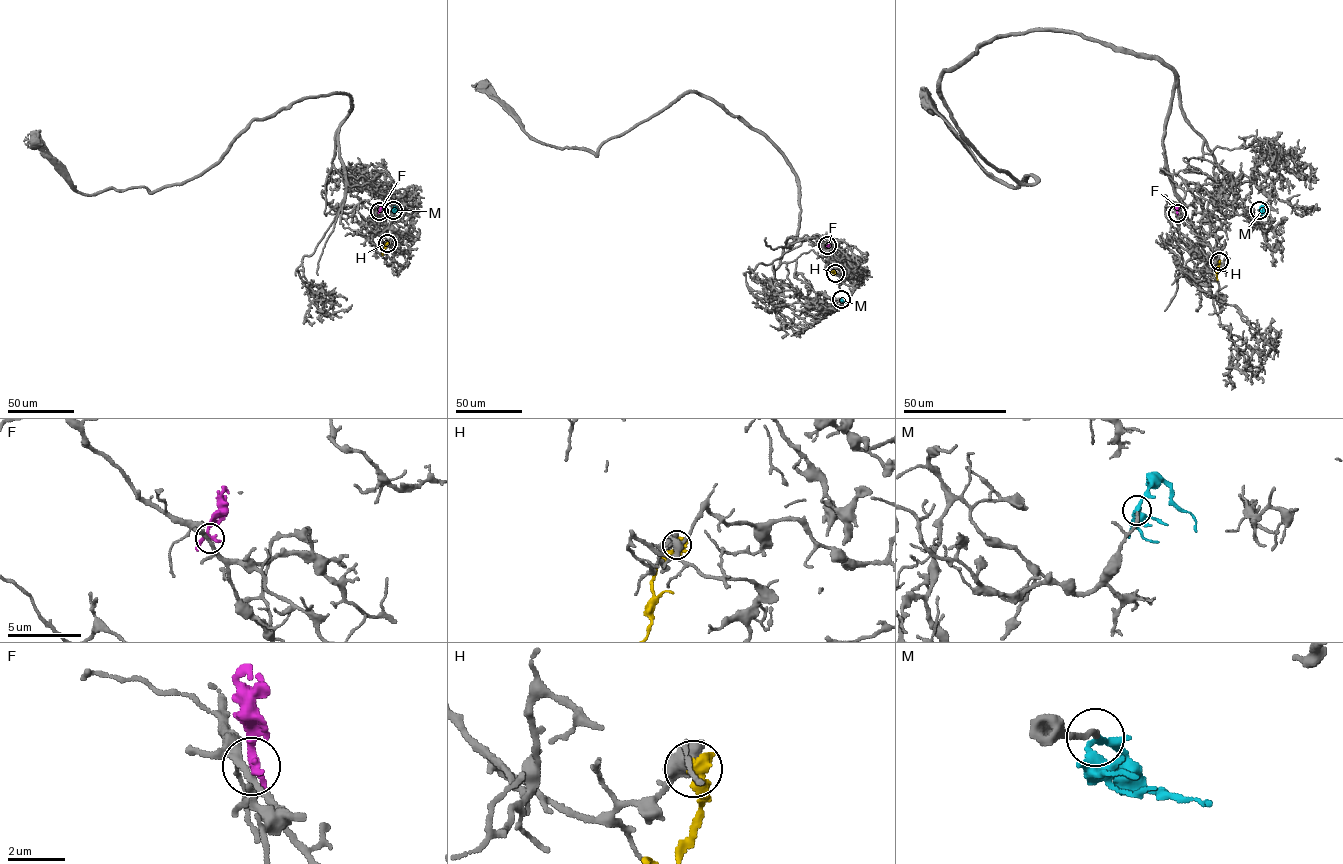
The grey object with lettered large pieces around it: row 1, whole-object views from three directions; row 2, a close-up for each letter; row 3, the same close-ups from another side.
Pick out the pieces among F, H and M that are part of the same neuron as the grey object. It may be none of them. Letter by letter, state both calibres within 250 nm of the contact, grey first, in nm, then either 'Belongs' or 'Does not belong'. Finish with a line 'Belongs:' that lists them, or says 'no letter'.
F: Thickness 220 nm (grey) against 260 nm. Does not belong
H: Thickness 700 nm (grey) against 600 nm. Does not belong
M: Thickness 200 nm (grey) against 200 nm. Belongs
Belongs: M

